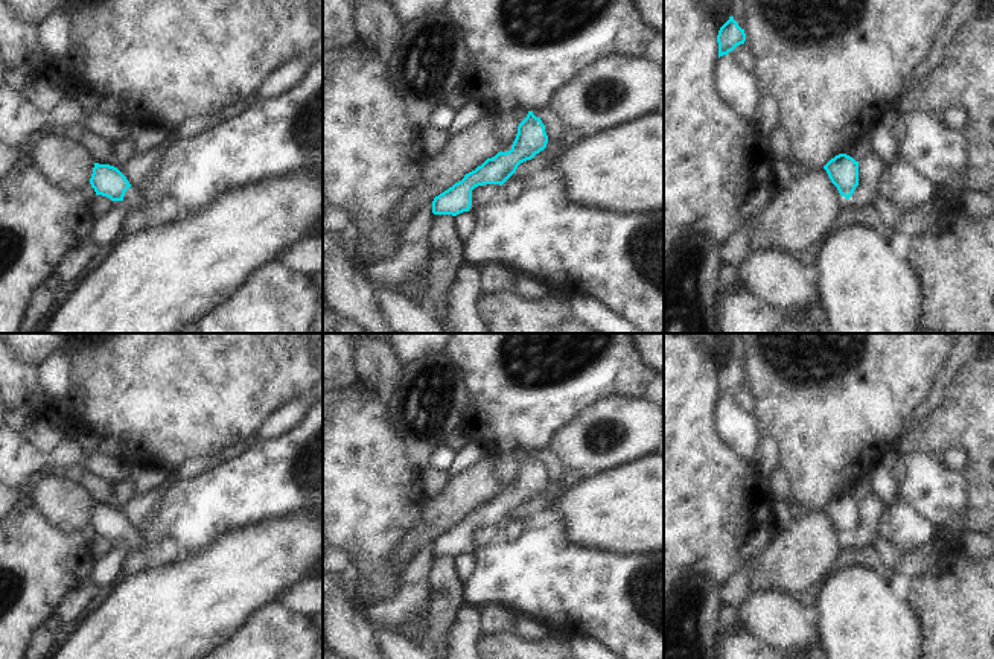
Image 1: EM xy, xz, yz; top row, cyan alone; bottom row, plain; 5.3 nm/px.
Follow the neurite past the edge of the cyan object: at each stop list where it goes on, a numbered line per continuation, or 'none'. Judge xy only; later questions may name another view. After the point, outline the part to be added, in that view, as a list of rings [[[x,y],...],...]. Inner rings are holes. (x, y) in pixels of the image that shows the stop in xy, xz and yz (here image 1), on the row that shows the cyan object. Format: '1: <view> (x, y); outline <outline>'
1: xy (133, 198); outline [[[132,184],[125,192],[123,201],[128,204],[129,209],[142,209],[143,204],[146,202],[145,198],[137,192],[137,189]]]

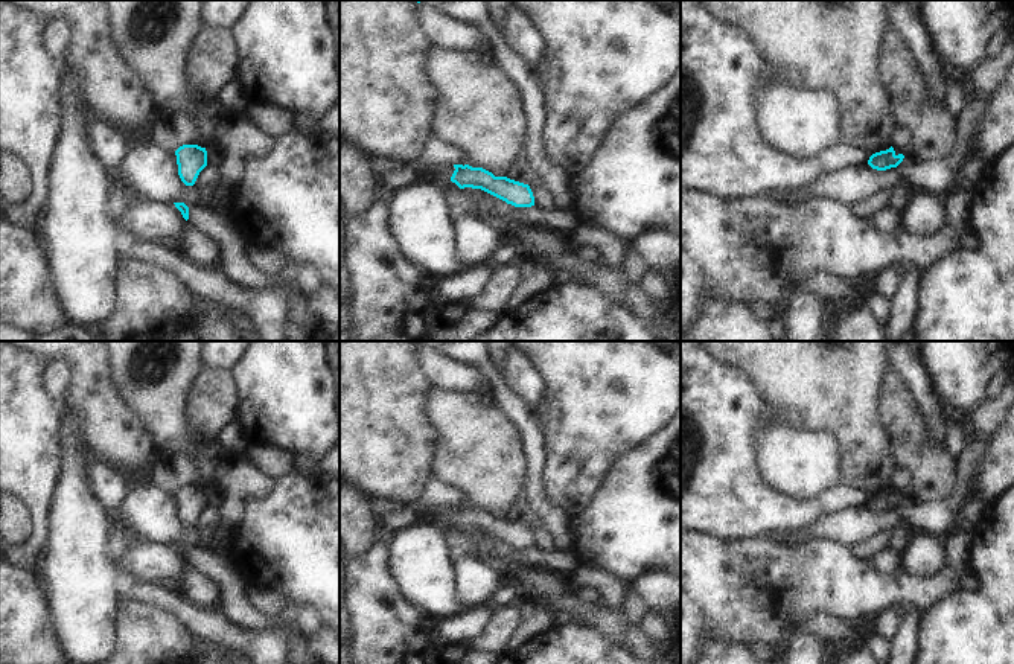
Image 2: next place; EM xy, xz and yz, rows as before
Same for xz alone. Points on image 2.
none

